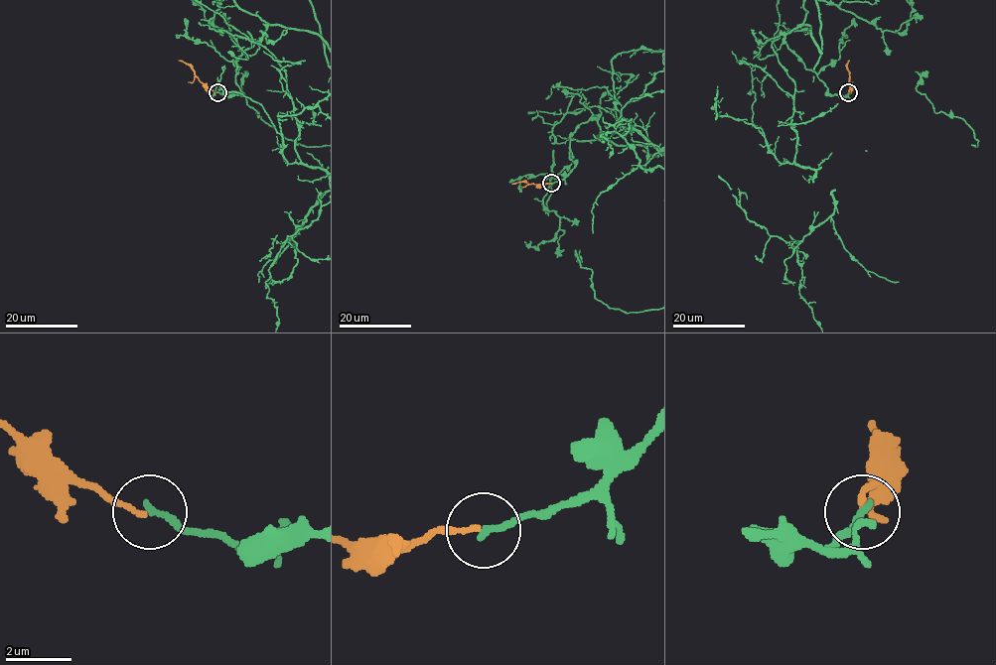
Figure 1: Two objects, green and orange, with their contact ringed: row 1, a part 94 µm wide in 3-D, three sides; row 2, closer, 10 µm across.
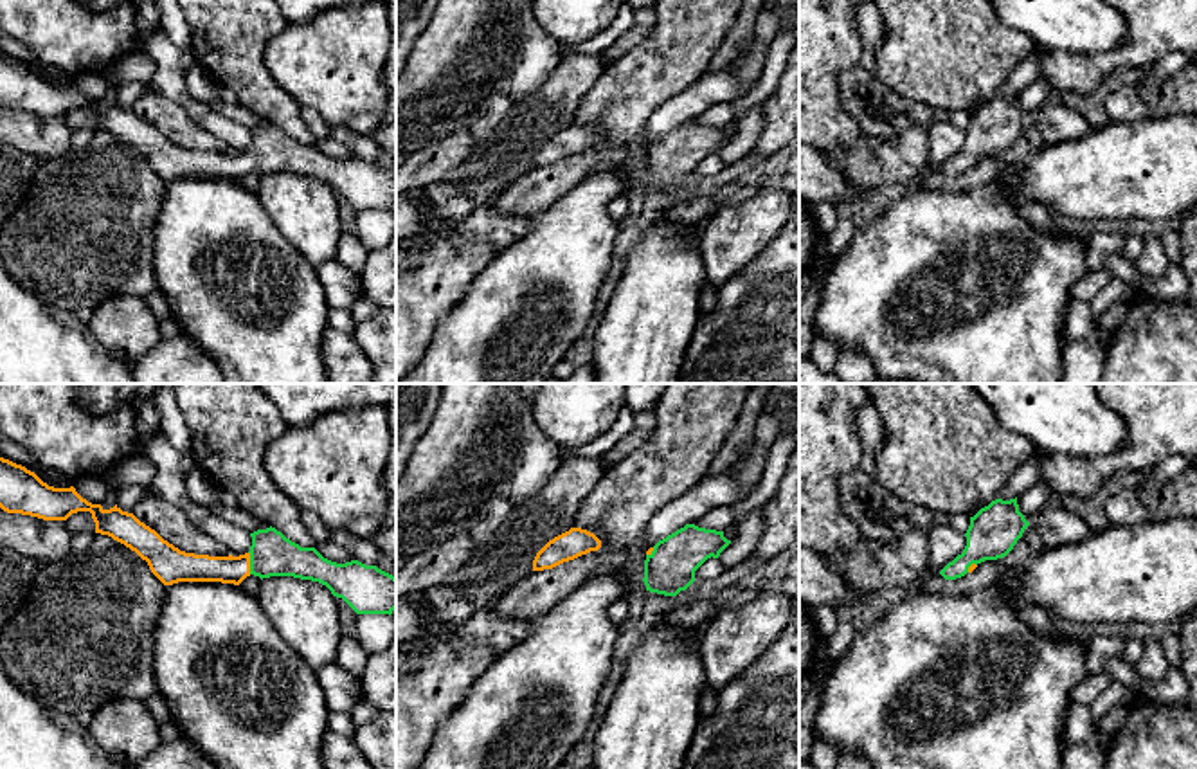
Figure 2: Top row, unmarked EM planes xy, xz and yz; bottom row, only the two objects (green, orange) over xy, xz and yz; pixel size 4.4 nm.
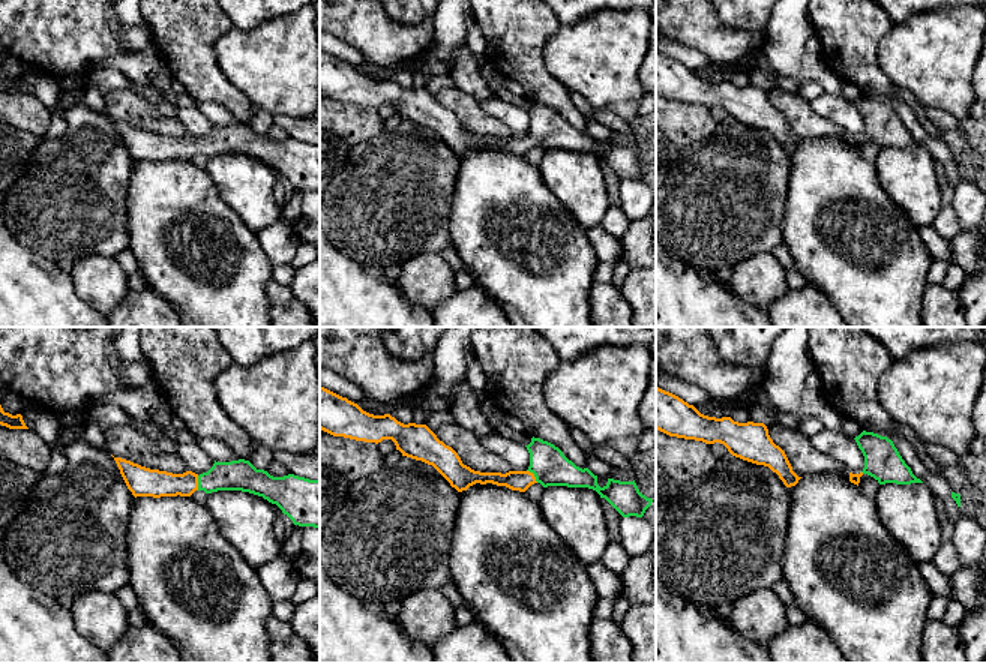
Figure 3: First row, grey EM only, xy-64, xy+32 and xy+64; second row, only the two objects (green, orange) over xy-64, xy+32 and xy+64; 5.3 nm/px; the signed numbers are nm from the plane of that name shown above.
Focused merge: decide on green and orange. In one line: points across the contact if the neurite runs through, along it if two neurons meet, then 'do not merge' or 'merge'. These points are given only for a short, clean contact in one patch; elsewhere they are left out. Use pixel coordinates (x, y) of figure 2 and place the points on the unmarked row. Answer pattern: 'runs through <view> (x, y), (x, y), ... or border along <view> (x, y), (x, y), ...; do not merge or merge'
merge

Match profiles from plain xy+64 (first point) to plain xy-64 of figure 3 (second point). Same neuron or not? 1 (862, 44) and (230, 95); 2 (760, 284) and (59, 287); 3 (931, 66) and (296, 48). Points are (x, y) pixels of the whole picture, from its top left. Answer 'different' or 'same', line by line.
1: same
2: different
3: same

